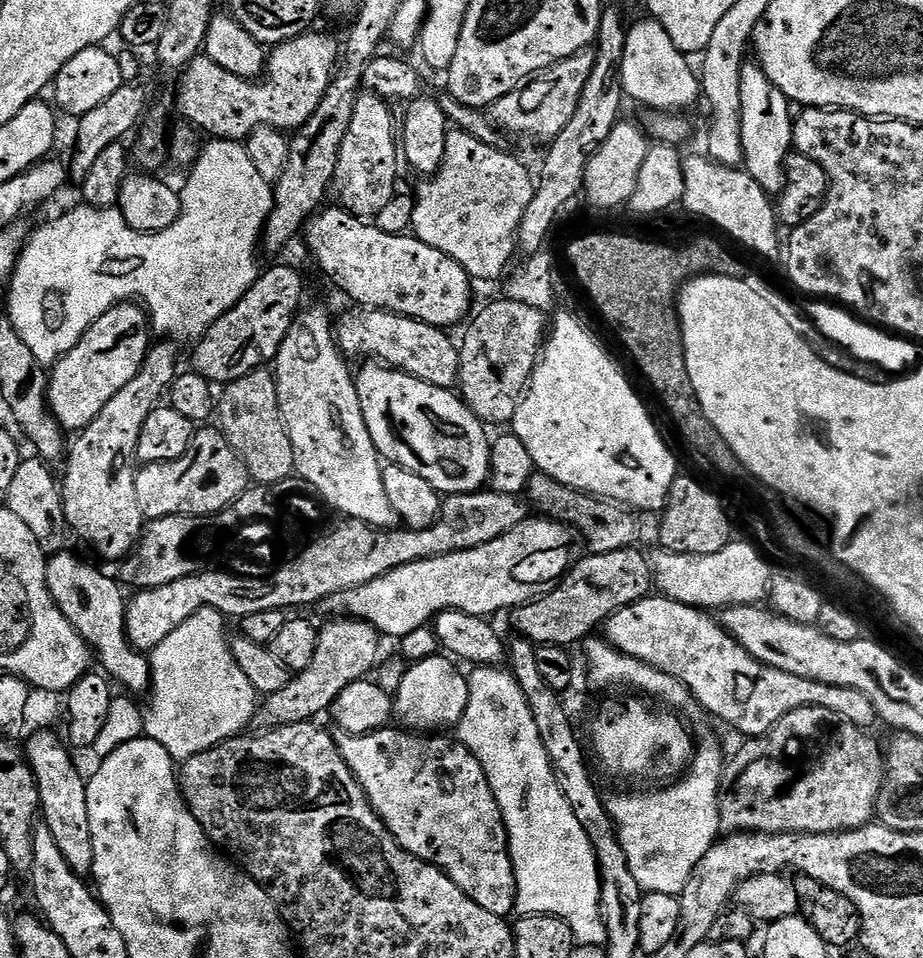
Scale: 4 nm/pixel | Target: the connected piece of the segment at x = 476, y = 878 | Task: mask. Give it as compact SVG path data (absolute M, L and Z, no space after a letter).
M385 726L376 732L367 732L361 736L351 736L348 732L337 731L334 739L342 754L345 762L350 766L356 780L364 787L364 792L368 796L368 803L379 814L384 825L390 830L397 842L403 846L410 854L414 854L420 860L424 860L427 864L433 864L434 867L440 868L448 875L461 890L463 890L470 899L478 902L478 906L482 906L482 910L490 910L490 914L495 916L503 916L505 918L513 915L516 906L516 874L512 865L512 856L508 852L508 831L504 825L502 818L502 810L498 806L498 802L494 798L494 790L490 790L490 782L486 778L486 774L482 770L482 762L478 762L478 758L472 751L460 743L459 739L450 737L448 734L421 734L415 730L405 730L403 727Z

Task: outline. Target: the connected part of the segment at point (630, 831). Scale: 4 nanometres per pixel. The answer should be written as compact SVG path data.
M708 740L704 748L697 747L691 757L692 769L685 774L684 780L677 782L665 792L640 792L637 796L620 796L608 804L608 813L617 826L620 843L627 846L628 858L632 862L634 878L638 878L640 891L647 894L670 894L679 896L684 891L686 882L694 874L698 862L711 850L721 835L720 831L720 793L726 767L726 755L715 744Z

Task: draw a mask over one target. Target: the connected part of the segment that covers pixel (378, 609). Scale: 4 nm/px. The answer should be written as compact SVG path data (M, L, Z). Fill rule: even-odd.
M551 518L539 519L523 520L518 526L514 526L514 530L502 534L502 538L494 538L494 542L486 542L486 546L478 546L474 550L462 550L398 566L382 578L374 578L372 582L366 582L357 588L347 588L344 592L328 597L323 601L322 608L332 612L328 614L336 618L365 620L367 624L375 625L377 631L385 637L403 638L406 634L414 634L414 630L431 625L442 612L465 612L471 616L492 618L495 612L500 612L503 608L511 610L519 604L527 604L541 595L545 586L555 585L567 576L574 564L572 547L576 540L578 544L577 533L568 525Z

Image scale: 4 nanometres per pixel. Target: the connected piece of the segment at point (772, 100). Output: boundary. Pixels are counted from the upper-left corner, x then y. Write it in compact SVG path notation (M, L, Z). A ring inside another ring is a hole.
M745 63L742 70L742 110L740 111L740 117L742 118L740 133L744 146L743 167L752 175L754 182L758 182L758 186L762 186L762 190L769 194L779 194L784 189L784 159L788 157L789 152L793 151L794 112L791 112L791 110L793 111L790 107L790 101L784 97L782 90L778 90L778 86L774 86L774 82L770 82L770 78L760 68L759 63Z

